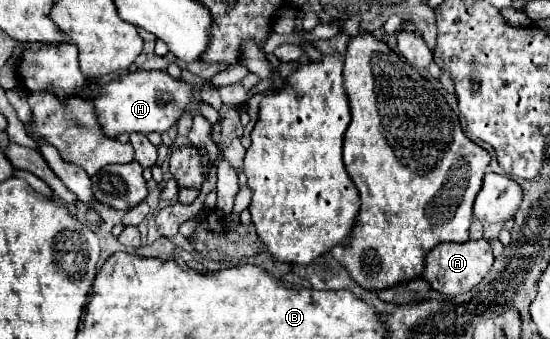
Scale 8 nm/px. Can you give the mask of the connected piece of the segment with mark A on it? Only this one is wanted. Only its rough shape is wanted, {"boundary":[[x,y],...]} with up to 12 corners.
{"boundary":[[485,239],[441,243],[423,279],[453,297],[471,291],[493,265]]}

